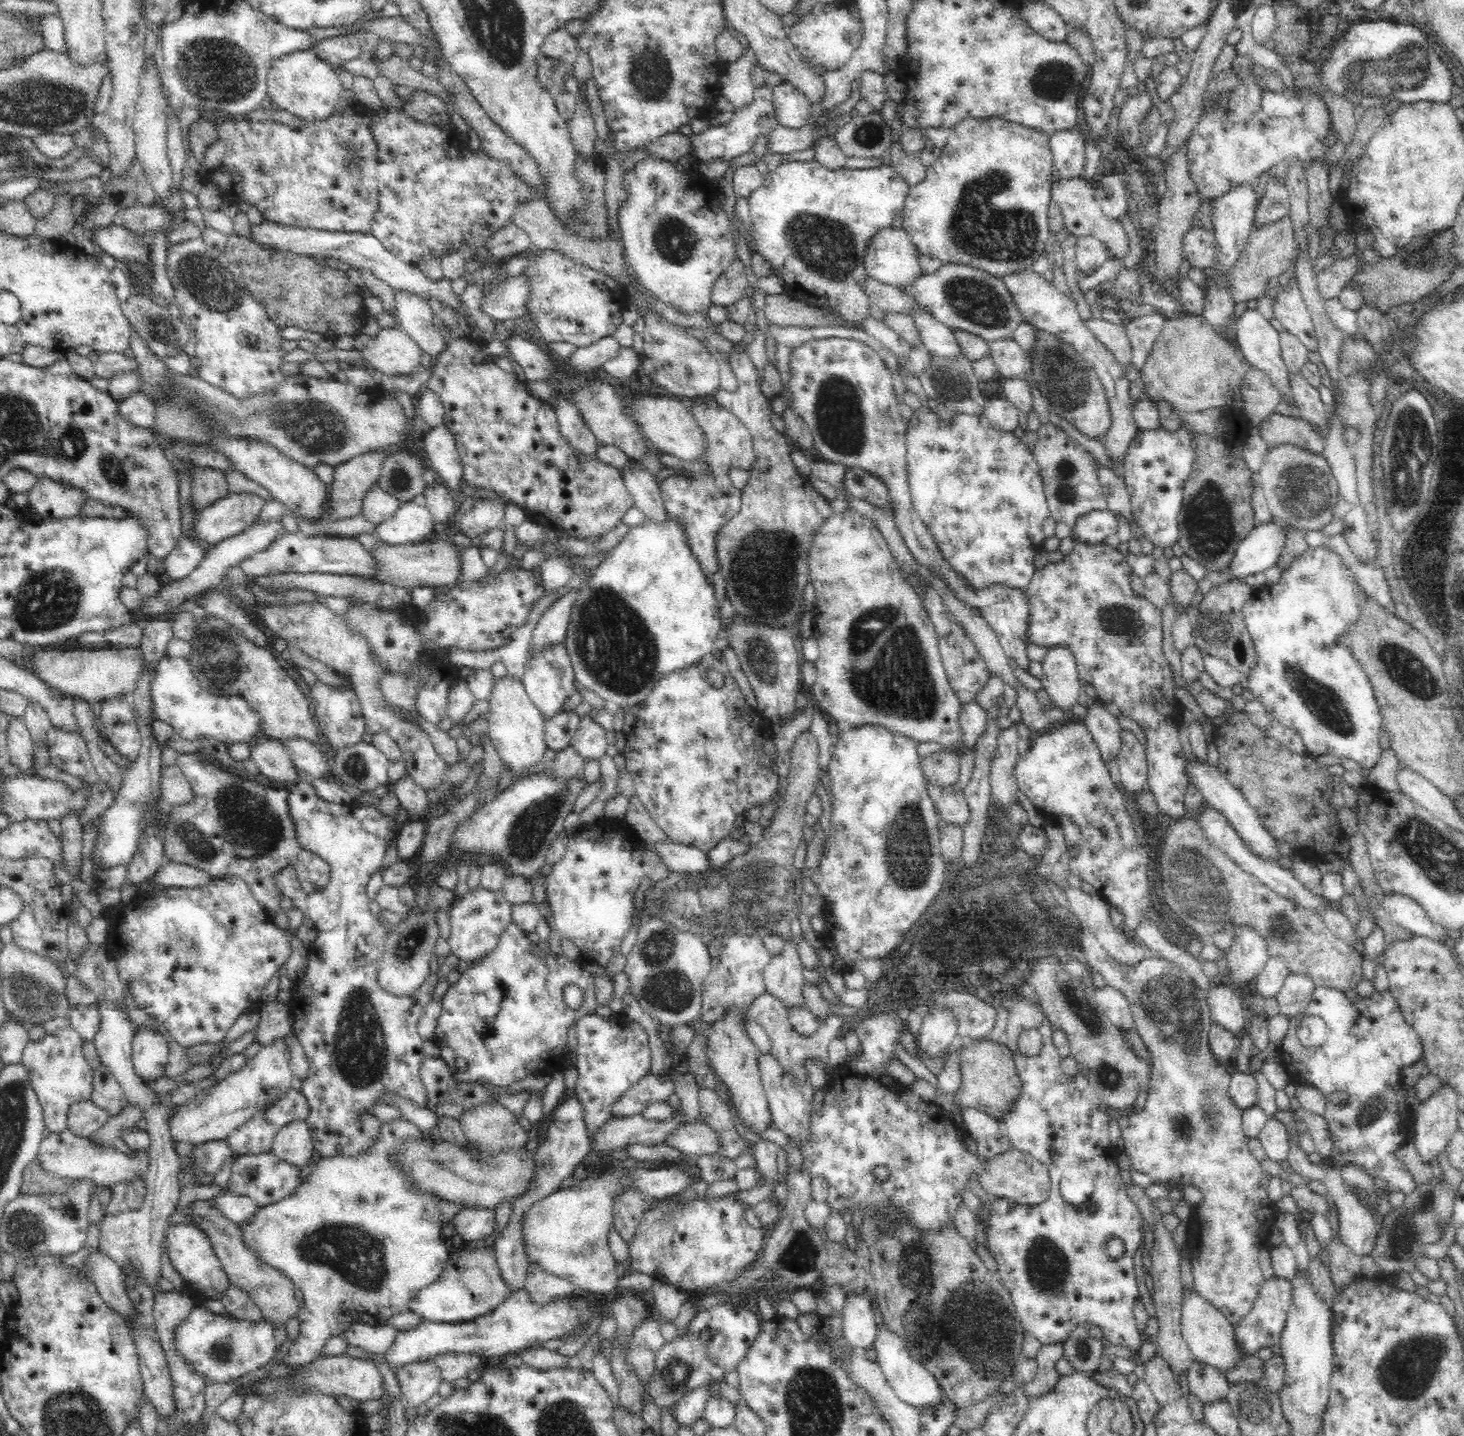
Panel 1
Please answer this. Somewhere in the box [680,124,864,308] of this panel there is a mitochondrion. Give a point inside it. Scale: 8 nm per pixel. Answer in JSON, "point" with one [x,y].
{"point":[827,248]}

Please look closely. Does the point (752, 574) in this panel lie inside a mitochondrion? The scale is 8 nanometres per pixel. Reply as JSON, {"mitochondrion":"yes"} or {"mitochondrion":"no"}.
{"mitochondrion":"yes"}

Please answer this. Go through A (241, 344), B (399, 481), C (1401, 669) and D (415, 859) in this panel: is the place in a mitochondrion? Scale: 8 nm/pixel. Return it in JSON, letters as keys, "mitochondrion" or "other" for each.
{"A":"other","B":"mitochondrion","C":"mitochondrion","D":"other"}

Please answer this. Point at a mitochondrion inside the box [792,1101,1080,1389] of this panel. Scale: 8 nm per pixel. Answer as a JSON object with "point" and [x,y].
{"point":[982,1328]}

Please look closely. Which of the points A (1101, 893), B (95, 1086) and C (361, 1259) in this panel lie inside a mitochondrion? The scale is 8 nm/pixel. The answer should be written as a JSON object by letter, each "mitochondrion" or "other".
{"A":"other","B":"other","C":"mitochondrion"}

